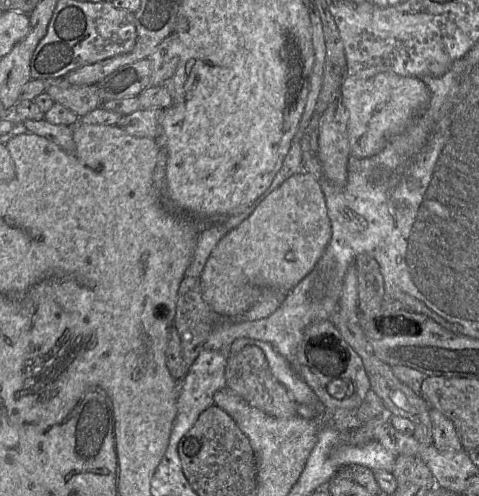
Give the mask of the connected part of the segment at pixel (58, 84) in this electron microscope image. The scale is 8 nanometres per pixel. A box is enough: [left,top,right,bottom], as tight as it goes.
[44,78,101,118]

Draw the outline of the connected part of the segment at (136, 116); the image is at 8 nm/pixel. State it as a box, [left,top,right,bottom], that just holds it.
[116,109,162,140]

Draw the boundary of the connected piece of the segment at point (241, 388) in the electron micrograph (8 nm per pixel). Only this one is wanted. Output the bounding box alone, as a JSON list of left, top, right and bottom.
[225,345,298,418]

